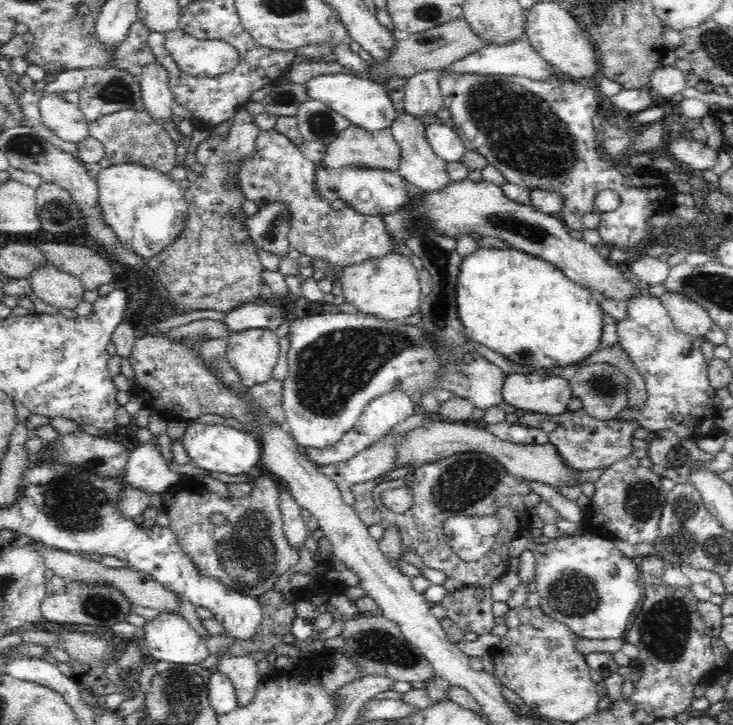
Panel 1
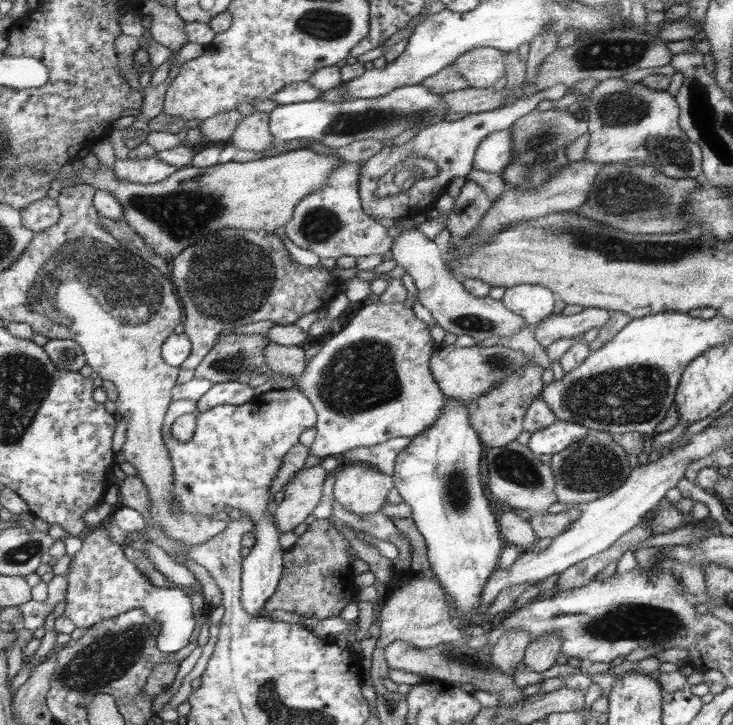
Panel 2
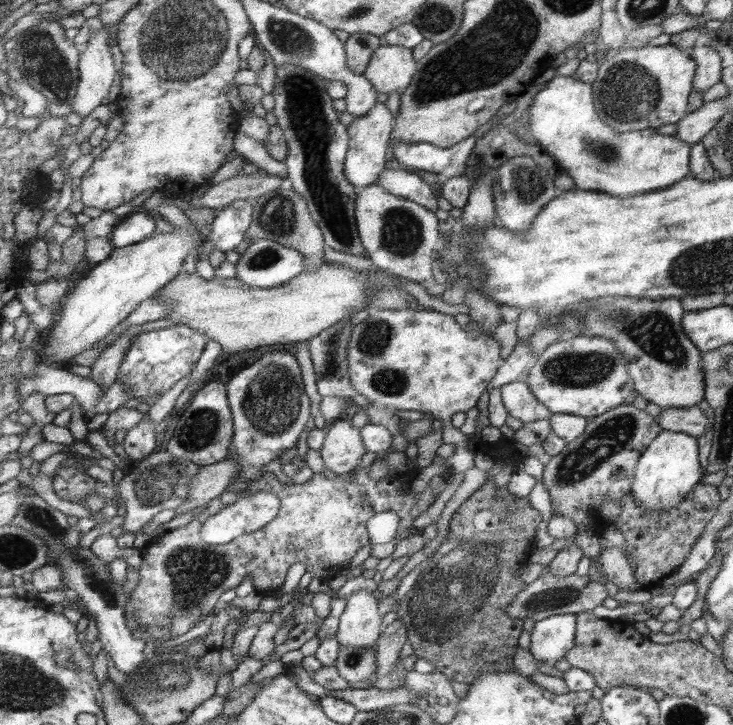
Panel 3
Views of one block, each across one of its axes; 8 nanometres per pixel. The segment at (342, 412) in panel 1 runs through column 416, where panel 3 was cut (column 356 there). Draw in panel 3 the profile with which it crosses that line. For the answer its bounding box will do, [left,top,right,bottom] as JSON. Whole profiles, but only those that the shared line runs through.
[348,308,505,474]

